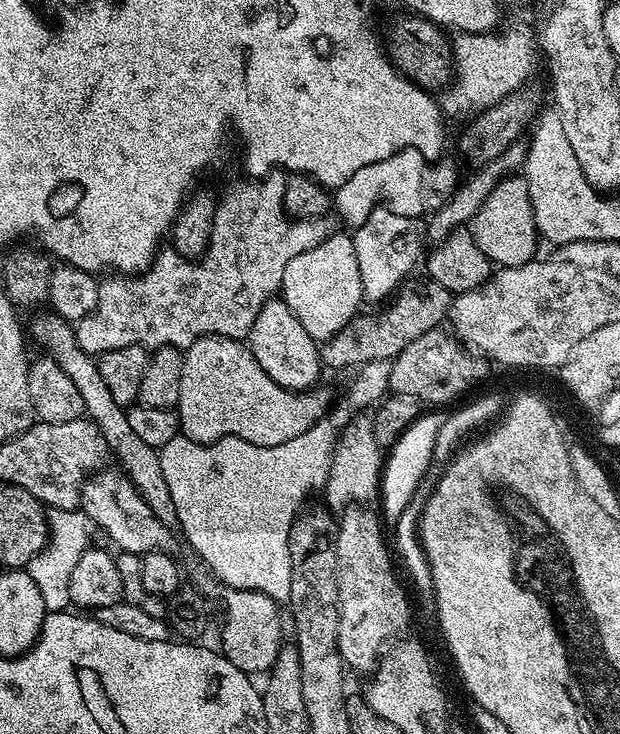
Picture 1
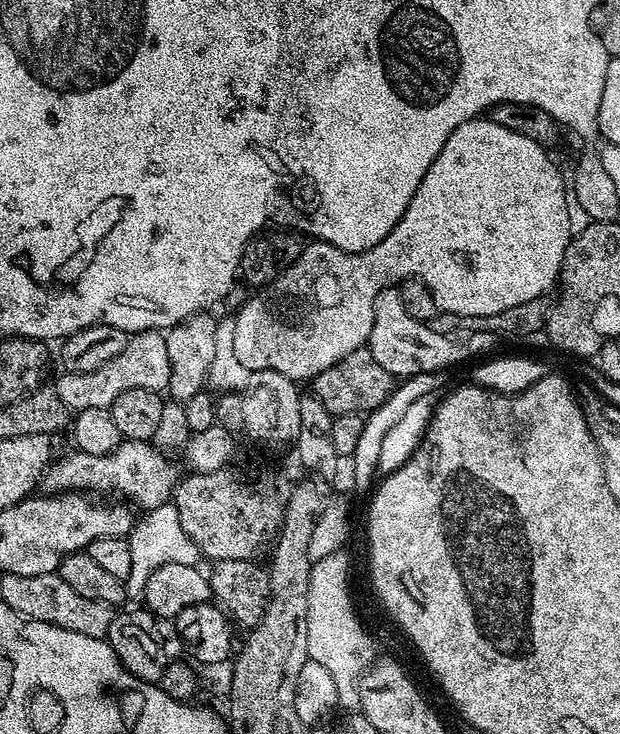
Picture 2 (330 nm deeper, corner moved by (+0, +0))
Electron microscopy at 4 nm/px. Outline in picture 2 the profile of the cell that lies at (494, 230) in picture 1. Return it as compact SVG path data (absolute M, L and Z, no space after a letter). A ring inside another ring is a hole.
M477 118L468 120L462 126L458 126L446 138L438 158L430 166L430 170L422 178L414 198L408 209L402 214L400 221L386 234L386 238L380 244L369 248L367 252L344 252L332 244L323 242L305 243L302 254L290 265L272 284L263 285L257 296L249 295L244 303L239 305L237 316L234 316L234 338L238 342L248 340L248 352L246 348L246 368L249 373L254 371L278 371L295 382L311 381L322 370L334 366L346 354L365 347L368 343L368 335L372 329L372 310L376 307L376 299L380 293L389 286L399 285L408 277L416 277L421 280L432 292L432 298L437 309L441 312L453 312L462 318L469 316L489 316L498 314L502 310L510 310L510 306L518 306L518 302L530 302L530 298L545 295L548 287L557 283L563 255L568 249L568 241L573 233L570 224L570 214L567 212L567 196L569 189L564 188L564 180L556 169L556 164L547 156L545 149L536 144L530 138L522 134L514 134L514 130L506 130L506 126L498 126L491 118Z

